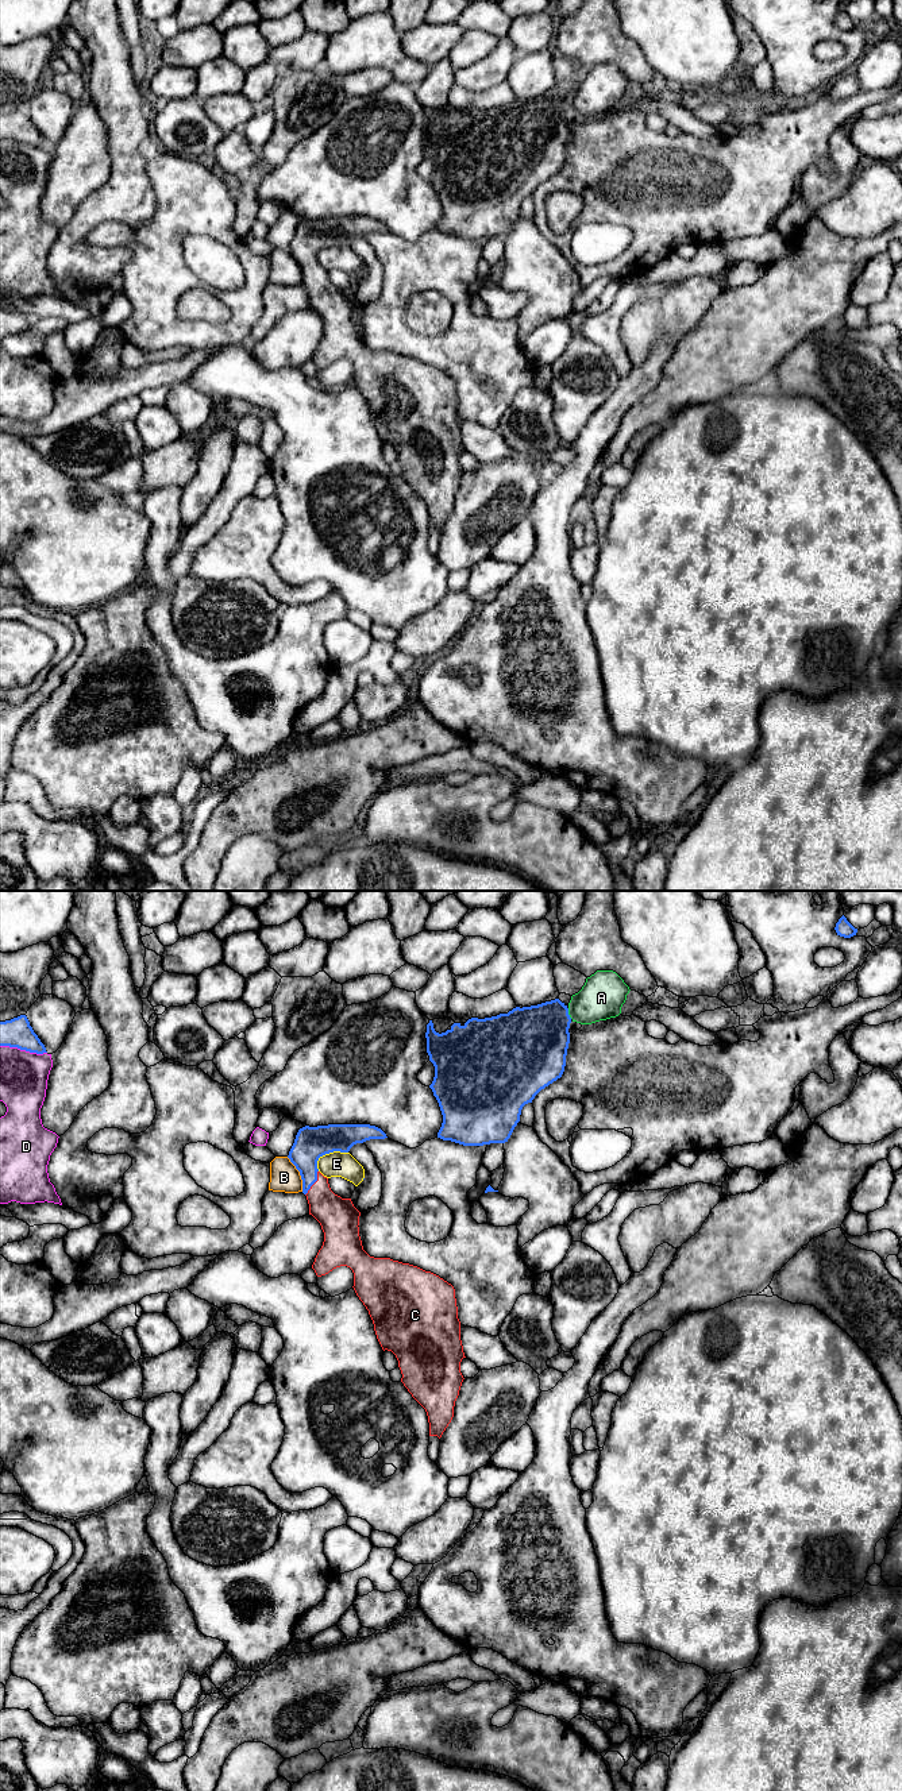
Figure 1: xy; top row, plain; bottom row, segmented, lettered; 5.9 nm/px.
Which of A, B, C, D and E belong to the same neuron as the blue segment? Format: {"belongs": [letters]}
{"belongs": ["C"]}

